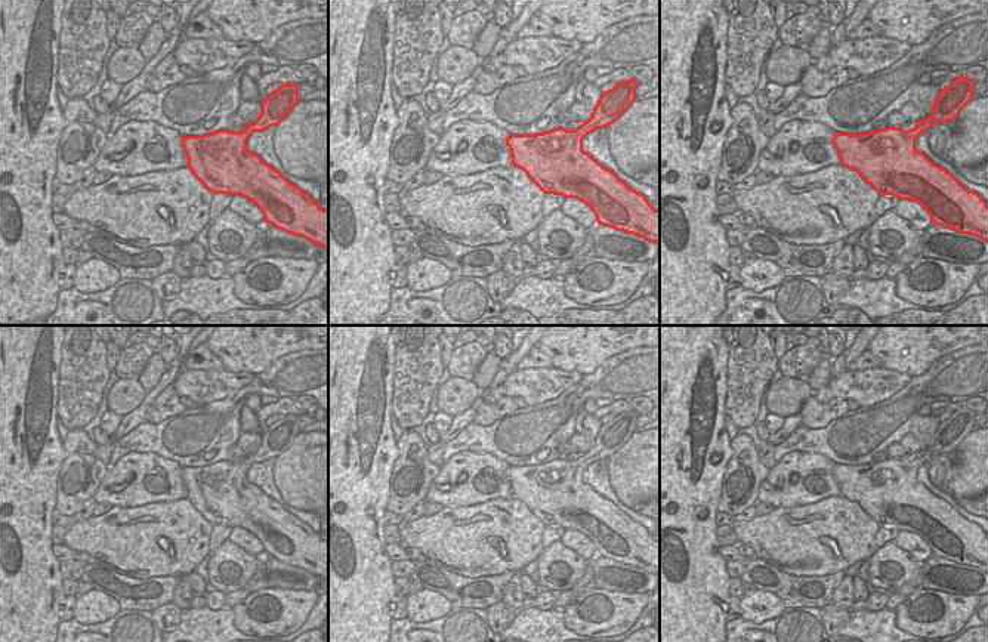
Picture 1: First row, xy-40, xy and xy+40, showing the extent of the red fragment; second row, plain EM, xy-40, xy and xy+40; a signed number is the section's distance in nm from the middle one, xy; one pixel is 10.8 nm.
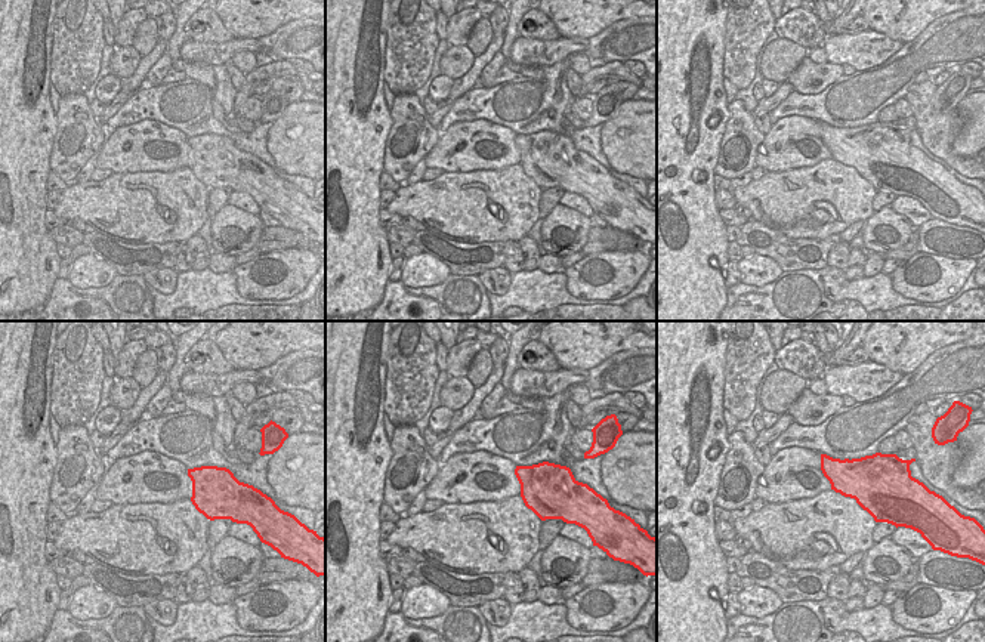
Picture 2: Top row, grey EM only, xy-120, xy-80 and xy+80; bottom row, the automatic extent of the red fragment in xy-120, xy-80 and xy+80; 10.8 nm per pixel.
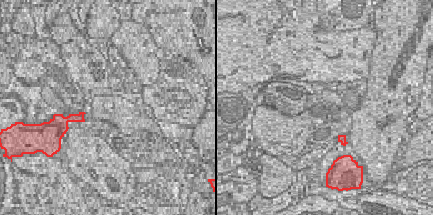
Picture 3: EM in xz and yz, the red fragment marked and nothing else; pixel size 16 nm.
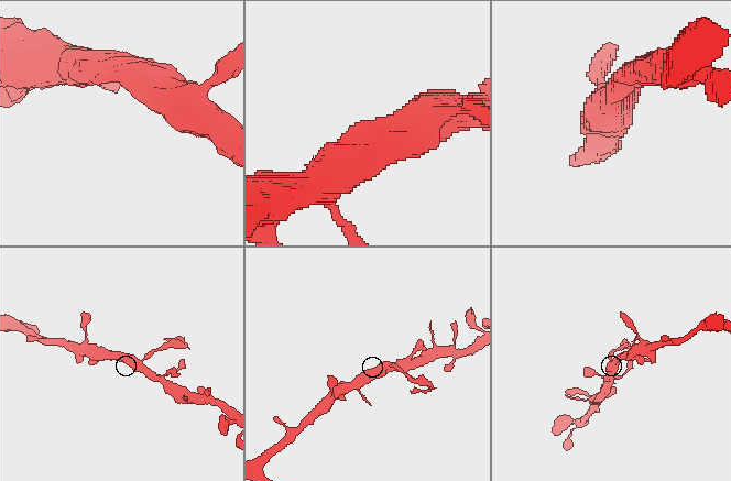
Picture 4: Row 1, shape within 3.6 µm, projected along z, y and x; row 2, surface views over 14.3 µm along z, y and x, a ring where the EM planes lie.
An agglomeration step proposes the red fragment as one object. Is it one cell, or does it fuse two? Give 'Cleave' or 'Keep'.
Cleave.

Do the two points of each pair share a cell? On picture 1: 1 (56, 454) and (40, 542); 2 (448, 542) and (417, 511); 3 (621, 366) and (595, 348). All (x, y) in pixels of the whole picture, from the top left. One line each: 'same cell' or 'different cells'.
1: same cell
2: different cells
3: different cells

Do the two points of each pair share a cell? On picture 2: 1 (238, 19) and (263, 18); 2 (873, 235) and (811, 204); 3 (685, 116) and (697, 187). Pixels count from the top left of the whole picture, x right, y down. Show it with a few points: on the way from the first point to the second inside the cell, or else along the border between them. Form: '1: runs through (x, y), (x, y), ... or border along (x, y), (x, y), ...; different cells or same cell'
1: runs through (244, 19), (258, 21); same cell
2: border along (874, 212), (864, 221); different cells
3: runs through (675, 133), (675, 163), (679, 169); same cell

